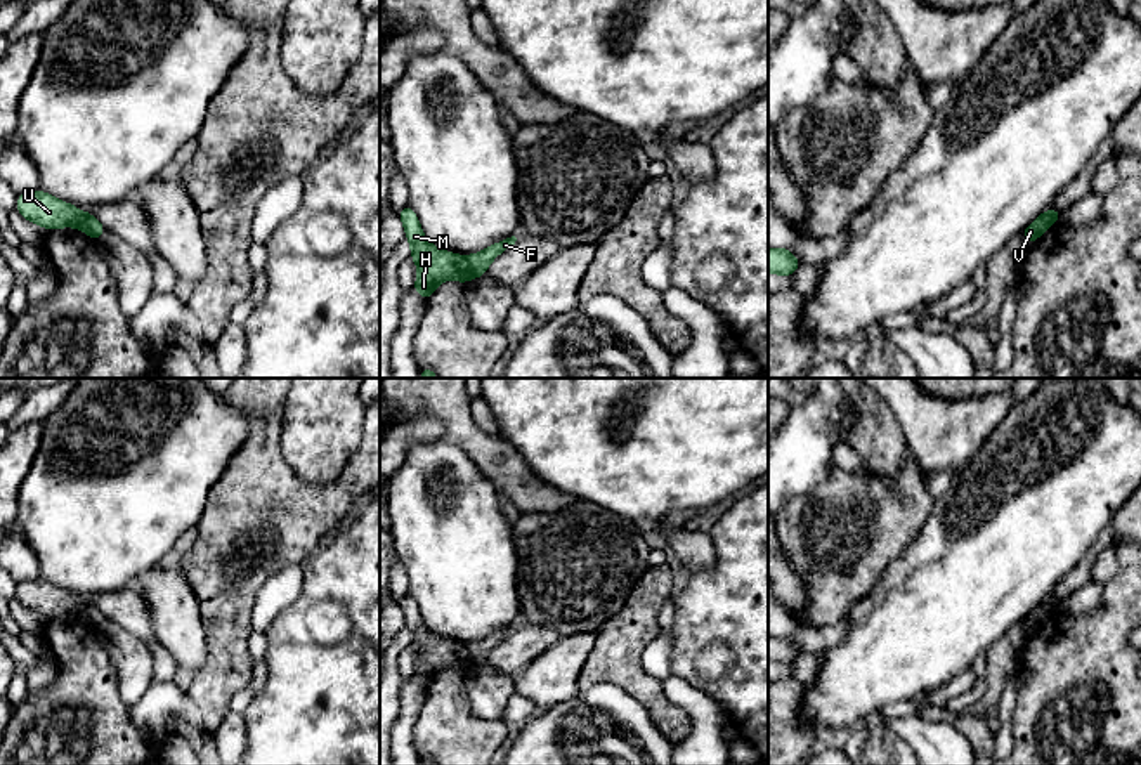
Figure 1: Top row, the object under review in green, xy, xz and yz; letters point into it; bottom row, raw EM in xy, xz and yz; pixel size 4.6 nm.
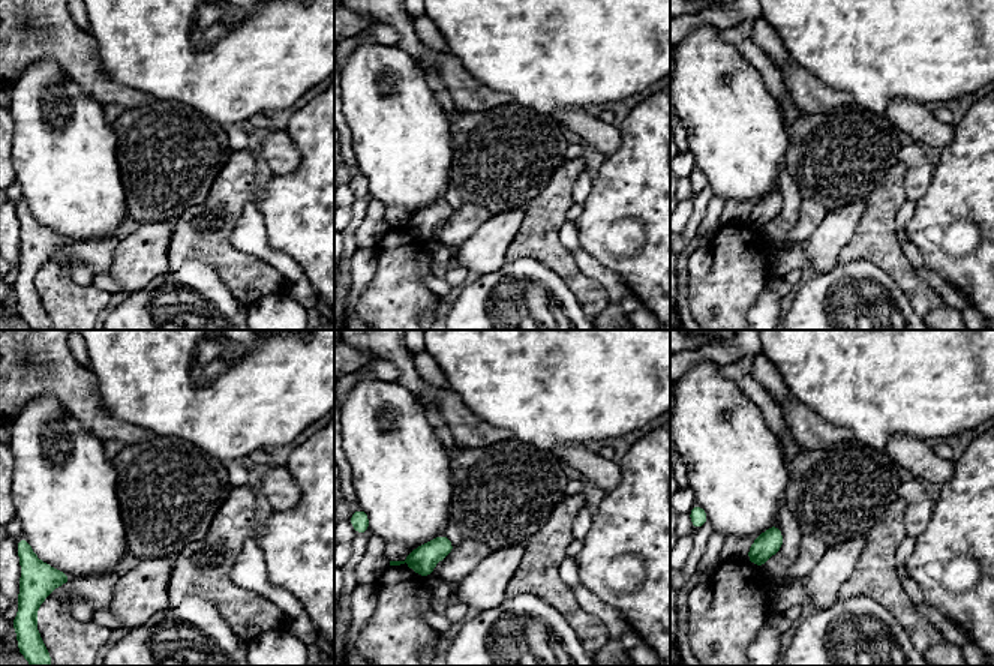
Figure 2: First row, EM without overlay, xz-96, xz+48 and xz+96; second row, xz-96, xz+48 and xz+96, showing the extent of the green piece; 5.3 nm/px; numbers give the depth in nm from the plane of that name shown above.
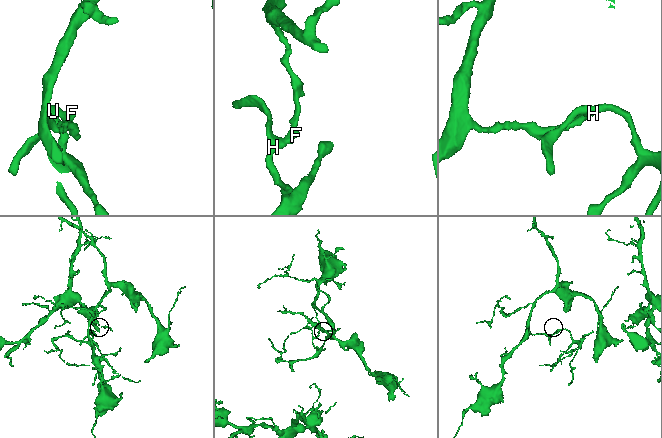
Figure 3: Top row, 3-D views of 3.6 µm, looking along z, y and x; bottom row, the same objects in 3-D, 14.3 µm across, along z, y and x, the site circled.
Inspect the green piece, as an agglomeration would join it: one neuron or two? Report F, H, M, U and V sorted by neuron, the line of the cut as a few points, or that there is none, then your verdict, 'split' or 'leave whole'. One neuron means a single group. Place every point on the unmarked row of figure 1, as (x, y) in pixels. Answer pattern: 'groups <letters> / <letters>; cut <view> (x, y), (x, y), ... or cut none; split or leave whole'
groups F V / H M U; cut xz (463, 646), (474, 665); split

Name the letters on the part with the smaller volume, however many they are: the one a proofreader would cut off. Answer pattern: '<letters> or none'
H, M, U

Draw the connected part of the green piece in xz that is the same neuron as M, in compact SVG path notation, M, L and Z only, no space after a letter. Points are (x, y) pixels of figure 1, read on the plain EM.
M409 592L399 600L399 607L411 631L409 647L418 654L418 666L413 678L416 678L425 690L444 668L460 671L473 668L465 645L439 638L425 628L420 609Z

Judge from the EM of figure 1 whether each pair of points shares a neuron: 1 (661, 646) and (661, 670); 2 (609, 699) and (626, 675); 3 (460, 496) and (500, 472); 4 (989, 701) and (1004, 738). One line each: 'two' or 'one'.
1: one
2: two
3: two
4: two

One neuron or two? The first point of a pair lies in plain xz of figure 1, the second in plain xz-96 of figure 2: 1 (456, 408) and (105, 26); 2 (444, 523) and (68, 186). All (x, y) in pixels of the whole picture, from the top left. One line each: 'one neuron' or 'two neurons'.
1: two neurons
2: one neuron

